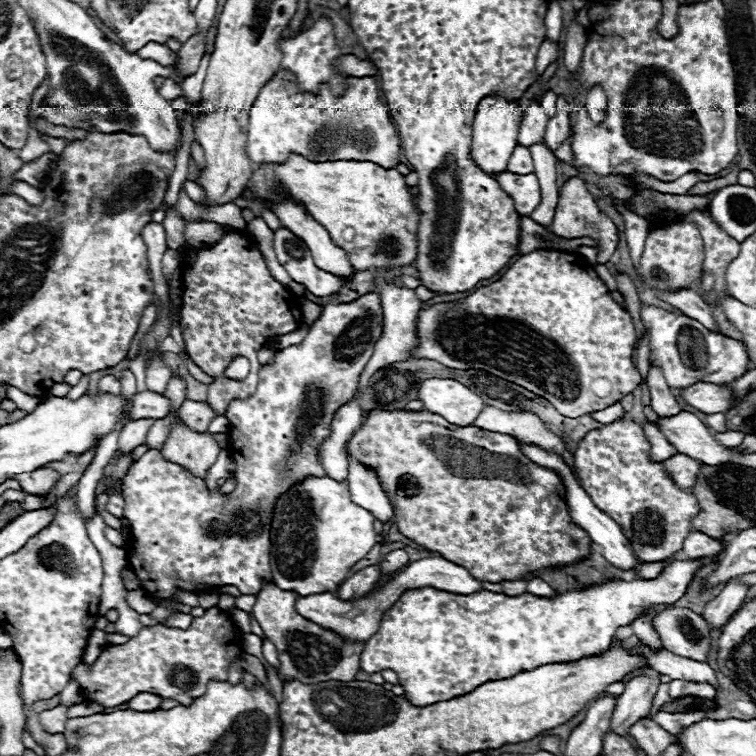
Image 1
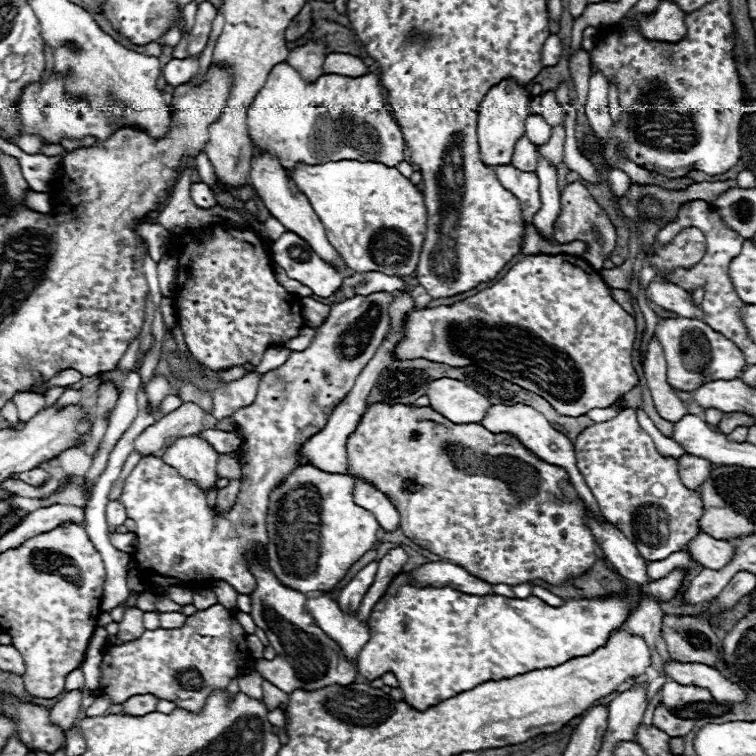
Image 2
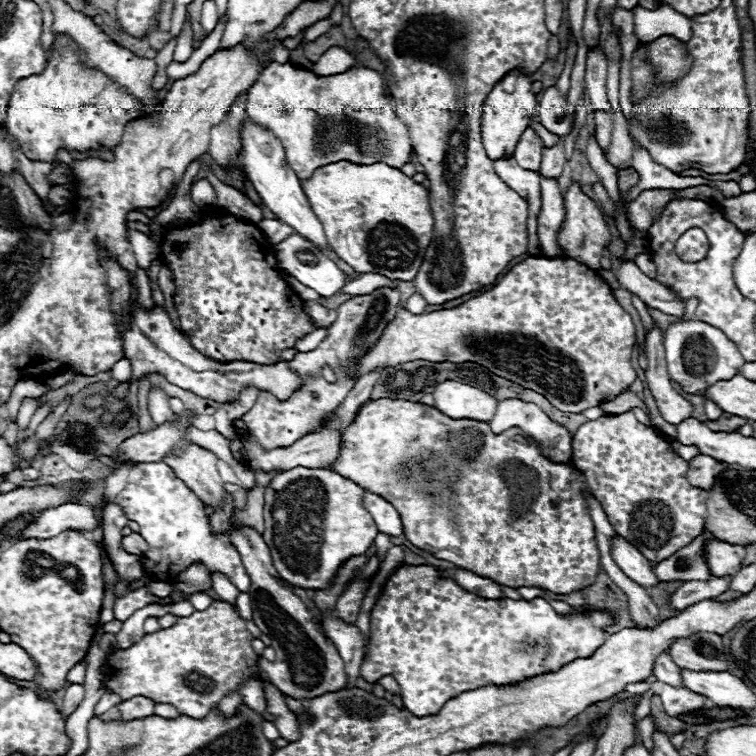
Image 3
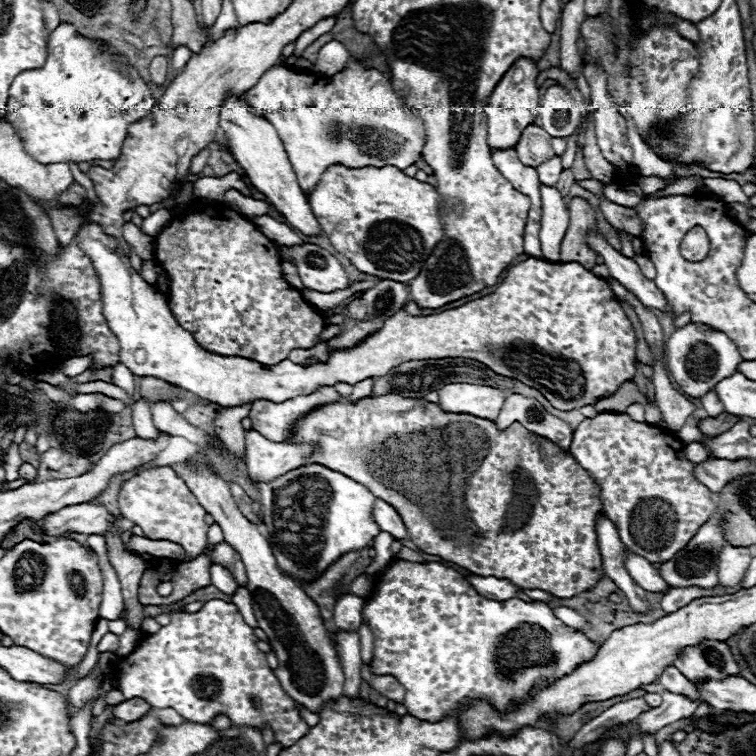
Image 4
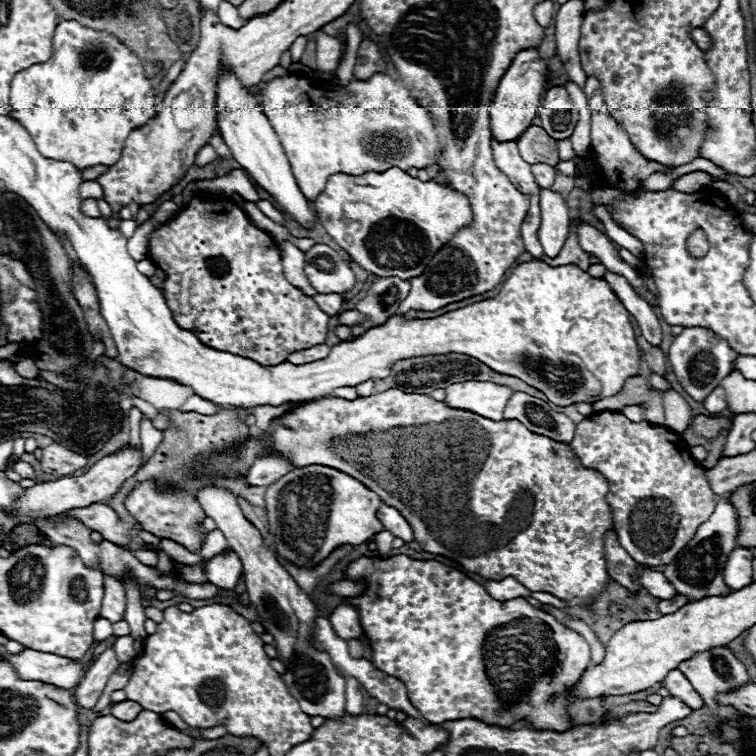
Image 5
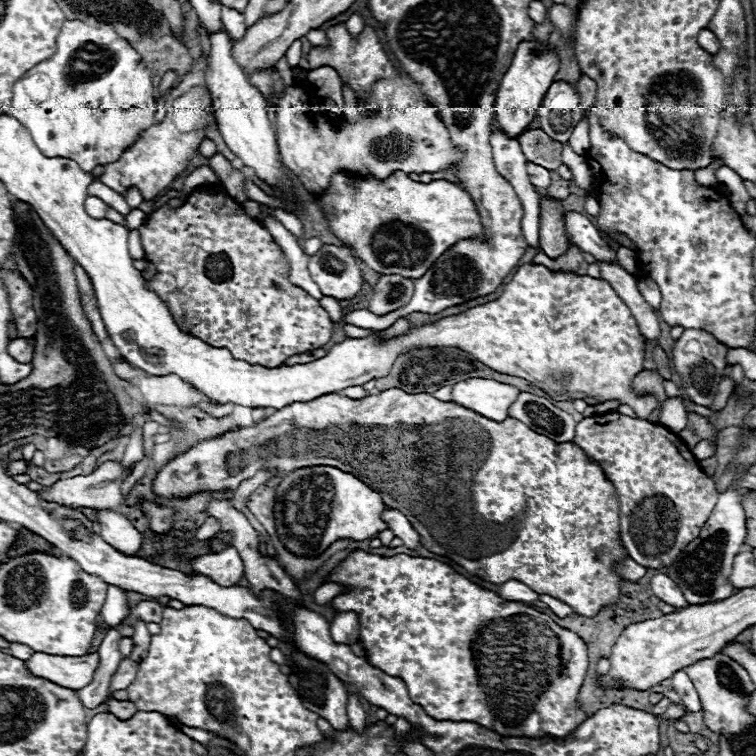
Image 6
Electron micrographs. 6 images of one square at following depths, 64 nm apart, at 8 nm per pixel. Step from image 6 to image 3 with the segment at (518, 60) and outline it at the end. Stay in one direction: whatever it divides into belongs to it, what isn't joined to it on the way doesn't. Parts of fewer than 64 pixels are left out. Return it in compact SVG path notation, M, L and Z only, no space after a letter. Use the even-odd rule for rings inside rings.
M510 72L506 74L486 96L482 104L482 144L490 160L500 160L500 158L510 158L524 128L528 128L530 118L536 116L538 112L538 102L536 94L532 92L532 82L526 74L520 72Z

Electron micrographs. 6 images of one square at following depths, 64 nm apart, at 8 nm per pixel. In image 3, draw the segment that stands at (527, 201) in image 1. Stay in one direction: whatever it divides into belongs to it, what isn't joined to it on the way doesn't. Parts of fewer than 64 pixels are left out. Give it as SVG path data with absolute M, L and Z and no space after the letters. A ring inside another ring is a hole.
M514 158L508 160L496 160L494 162L496 174L520 196L524 196L524 200L528 200L528 250L536 256L540 256L540 252L536 252L538 246L538 236L536 236L536 228L538 228L538 212L540 212L540 174L532 172L532 170L524 170L516 164Z

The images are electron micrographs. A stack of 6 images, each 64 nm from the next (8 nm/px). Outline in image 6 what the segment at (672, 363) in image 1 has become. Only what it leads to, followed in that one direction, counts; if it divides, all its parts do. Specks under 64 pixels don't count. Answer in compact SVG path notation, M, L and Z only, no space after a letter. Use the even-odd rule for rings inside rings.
M694 328L684 330L682 336L674 342L672 366L674 366L674 372L680 376L682 386L686 390L686 394L690 396L690 400L700 406L710 406L714 400L714 394L718 390L718 384L722 382L726 368L728 368L726 346L722 342L718 342L710 332L694 330Z

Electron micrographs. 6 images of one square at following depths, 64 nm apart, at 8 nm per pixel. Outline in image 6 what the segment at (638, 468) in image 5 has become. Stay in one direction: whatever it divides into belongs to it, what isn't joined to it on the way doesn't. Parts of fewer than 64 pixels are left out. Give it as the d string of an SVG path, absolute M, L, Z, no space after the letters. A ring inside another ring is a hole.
M608 412L608 414L594 414L578 422L576 436L572 442L584 450L588 460L600 464L606 478L614 484L620 502L620 516L618 516L620 540L634 562L646 568L670 566L674 558L694 538L698 538L700 528L704 526L704 522L708 520L708 516L716 506L718 492L714 488L714 480L700 468L698 460L688 450L688 446L678 438L678 434L648 420Z

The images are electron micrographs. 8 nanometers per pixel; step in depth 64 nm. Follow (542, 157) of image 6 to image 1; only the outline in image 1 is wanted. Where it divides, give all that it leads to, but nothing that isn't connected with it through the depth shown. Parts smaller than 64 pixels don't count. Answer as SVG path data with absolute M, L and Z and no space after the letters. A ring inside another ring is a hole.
M516 146L510 160L508 160L508 172L516 172L516 174L528 174L534 172L534 162L532 162L532 154L526 146Z

